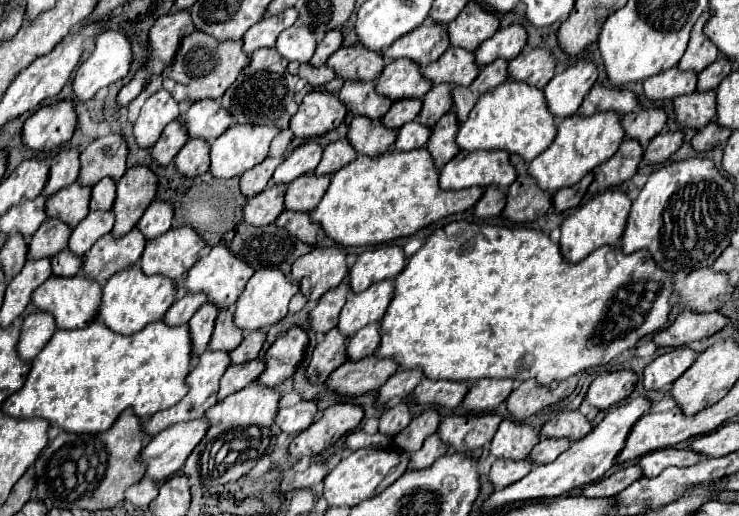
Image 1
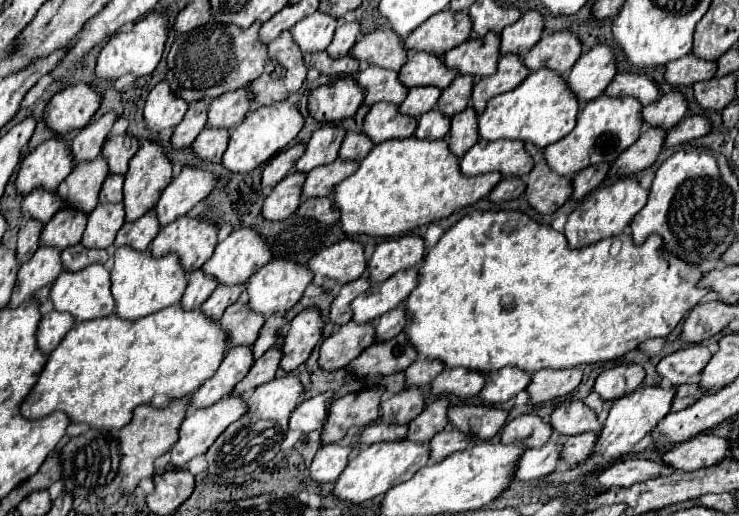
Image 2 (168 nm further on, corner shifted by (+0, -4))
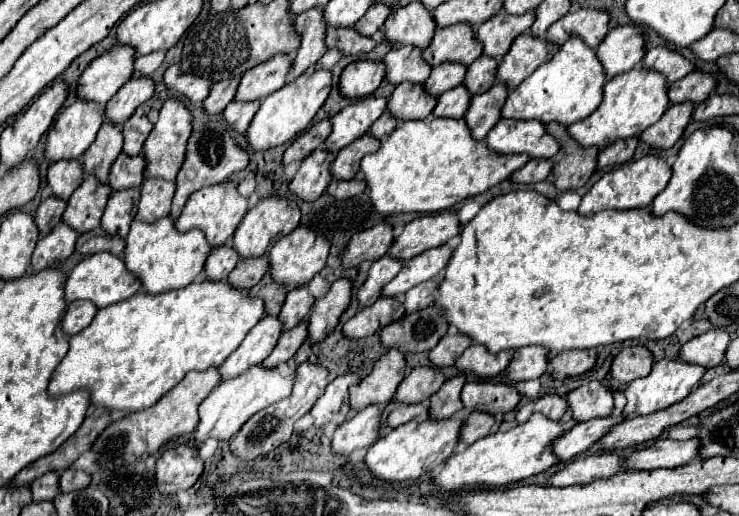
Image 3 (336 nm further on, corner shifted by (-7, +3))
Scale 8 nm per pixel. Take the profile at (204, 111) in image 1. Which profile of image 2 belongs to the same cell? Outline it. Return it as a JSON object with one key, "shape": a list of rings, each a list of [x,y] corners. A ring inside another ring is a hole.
{"shape":[[[244,88],[234,90],[234,92],[226,92],[220,98],[210,102],[206,126],[232,130],[244,120],[248,108],[250,108],[250,98]]]}

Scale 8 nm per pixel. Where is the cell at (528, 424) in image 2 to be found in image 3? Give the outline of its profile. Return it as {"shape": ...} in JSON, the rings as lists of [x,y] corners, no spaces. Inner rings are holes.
{"shape":[[[543,395],[535,401],[529,401],[527,405],[523,405],[519,411],[517,411],[517,423],[525,423],[529,419],[529,415],[533,413],[543,413],[545,417],[549,419],[555,419],[559,421],[565,411],[567,411],[567,399],[565,397],[559,397],[559,395]]]}

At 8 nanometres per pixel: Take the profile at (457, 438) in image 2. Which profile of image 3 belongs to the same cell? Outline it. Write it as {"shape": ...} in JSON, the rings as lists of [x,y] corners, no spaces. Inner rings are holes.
{"shape":[[[475,411],[475,413],[471,413],[465,419],[465,425],[461,429],[461,443],[463,445],[471,445],[471,443],[475,443],[481,437],[487,437],[491,433],[497,433],[499,425],[501,425],[501,419],[499,417],[493,417],[489,413]]]}

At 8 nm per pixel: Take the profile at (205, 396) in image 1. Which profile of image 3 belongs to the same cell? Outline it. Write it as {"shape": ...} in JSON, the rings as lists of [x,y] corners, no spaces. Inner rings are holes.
{"shape":[[[265,315],[243,339],[243,343],[225,359],[219,367],[223,379],[231,379],[241,375],[253,365],[259,365],[267,359],[267,355],[277,345],[277,339],[283,331],[283,321],[273,315]]]}

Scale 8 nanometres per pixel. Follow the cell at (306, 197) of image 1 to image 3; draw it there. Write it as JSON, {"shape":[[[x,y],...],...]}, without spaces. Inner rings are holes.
{"shape":[[[363,135],[359,139],[355,139],[351,145],[343,147],[337,153],[337,159],[333,161],[331,169],[333,169],[333,177],[335,179],[343,179],[349,181],[359,173],[359,163],[367,153],[375,153],[379,149],[381,141],[373,139],[373,135]]]}

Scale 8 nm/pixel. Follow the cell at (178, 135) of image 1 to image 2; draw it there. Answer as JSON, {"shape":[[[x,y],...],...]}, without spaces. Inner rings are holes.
{"shape":[[[198,100],[198,102],[190,104],[188,112],[184,114],[182,122],[174,128],[174,134],[170,138],[170,144],[174,150],[182,150],[182,148],[192,146],[192,142],[196,140],[200,130],[206,126],[206,110],[208,110],[206,100]]]}

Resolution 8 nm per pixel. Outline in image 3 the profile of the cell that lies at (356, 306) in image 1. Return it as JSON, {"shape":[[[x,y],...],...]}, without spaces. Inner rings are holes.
{"shape":[[[441,245],[441,247],[433,247],[413,259],[409,259],[409,263],[405,263],[405,267],[399,271],[399,275],[387,283],[383,287],[383,293],[381,295],[391,295],[391,297],[397,297],[401,293],[407,293],[411,287],[423,283],[423,281],[429,281],[429,279],[435,279],[441,271],[445,271],[449,259],[451,259],[451,245]]]}

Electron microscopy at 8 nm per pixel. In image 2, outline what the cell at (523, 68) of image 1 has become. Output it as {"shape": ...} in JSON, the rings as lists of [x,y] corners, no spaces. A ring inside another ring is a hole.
{"shape":[[[556,32],[550,36],[542,36],[536,42],[536,46],[524,56],[524,66],[528,66],[530,72],[548,68],[558,74],[566,74],[580,58],[580,52],[580,40],[574,34]]]}

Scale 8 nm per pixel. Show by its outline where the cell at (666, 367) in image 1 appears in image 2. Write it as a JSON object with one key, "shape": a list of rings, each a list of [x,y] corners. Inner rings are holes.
{"shape":[[[688,346],[684,350],[664,356],[658,362],[656,372],[660,378],[666,378],[672,386],[680,386],[686,384],[690,376],[700,374],[702,368],[708,364],[710,356],[712,354],[706,346]]]}

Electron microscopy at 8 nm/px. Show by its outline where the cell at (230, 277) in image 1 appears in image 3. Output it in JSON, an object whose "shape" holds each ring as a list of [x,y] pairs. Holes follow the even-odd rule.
{"shape":[[[271,195],[271,197],[265,197],[261,199],[253,209],[247,211],[247,215],[243,217],[243,221],[239,223],[235,235],[233,235],[233,247],[239,251],[239,255],[245,259],[245,257],[259,257],[259,255],[265,255],[269,247],[273,247],[273,243],[291,233],[293,227],[299,225],[299,217],[301,217],[301,211],[297,207],[295,201],[289,201],[289,199],[283,199],[283,197],[277,197],[277,195]]]}

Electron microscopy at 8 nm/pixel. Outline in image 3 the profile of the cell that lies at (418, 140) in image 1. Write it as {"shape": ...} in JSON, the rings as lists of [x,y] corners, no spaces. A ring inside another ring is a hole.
{"shape":[[[457,85],[445,91],[437,99],[437,107],[433,115],[435,117],[463,117],[469,109],[469,101],[471,101],[471,95],[469,91],[465,91],[465,85]]]}

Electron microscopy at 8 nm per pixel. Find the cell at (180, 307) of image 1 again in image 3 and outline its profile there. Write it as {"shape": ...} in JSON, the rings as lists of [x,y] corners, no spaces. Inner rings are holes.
{"shape":[[[221,245],[211,251],[205,263],[205,277],[209,281],[223,281],[237,265],[237,251],[231,245]]]}

